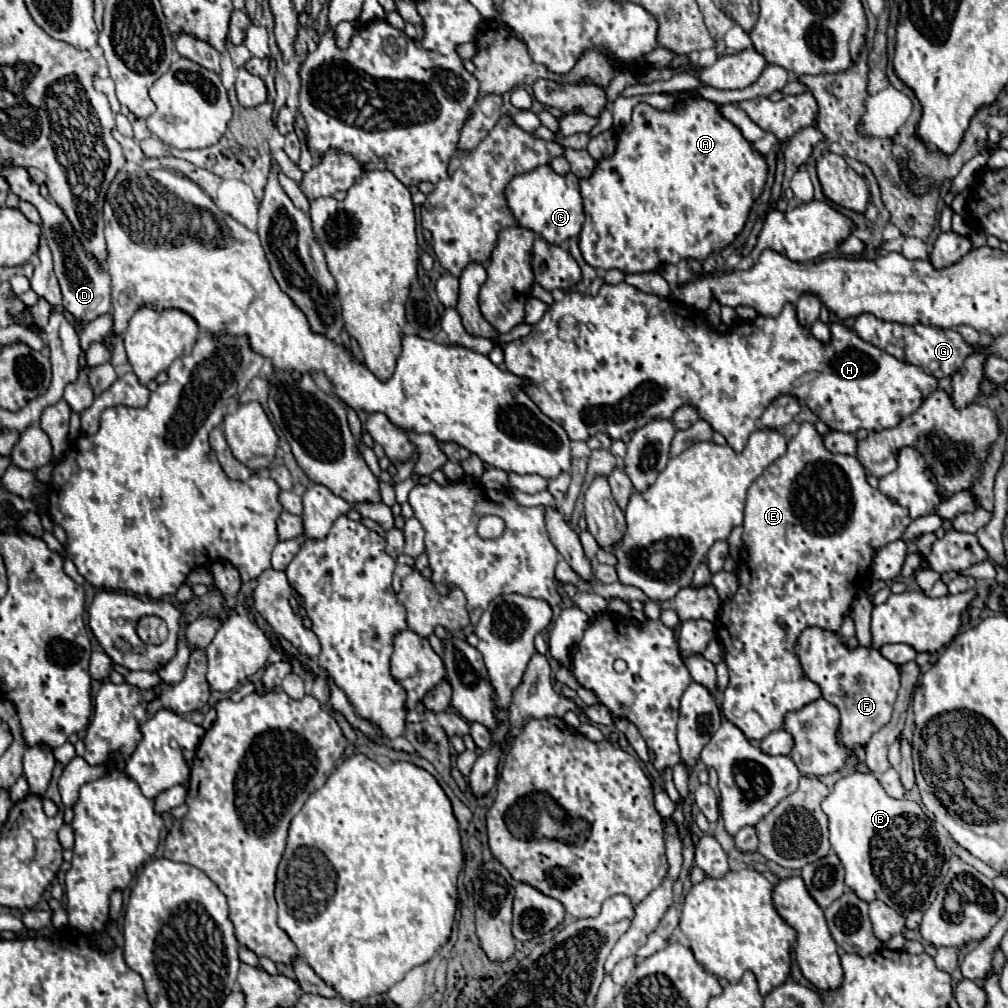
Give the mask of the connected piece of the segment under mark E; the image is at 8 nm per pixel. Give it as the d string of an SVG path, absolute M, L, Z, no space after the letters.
M803 422L801 430L797 436L793 436L787 444L787 452L775 460L747 490L747 502L745 502L745 522L743 522L743 564L749 568L751 580L739 580L739 588L733 594L733 598L725 604L721 616L715 622L717 628L717 638L721 642L721 646L725 646L725 664L729 668L729 684L722 694L722 711L724 716L729 720L733 720L733 724L749 738L749 740L763 740L767 734L783 728L785 722L785 714L789 712L797 712L801 710L805 704L821 698L821 690L819 684L811 682L799 662L799 656L795 652L795 642L799 638L799 634L807 628L807 626L819 626L823 630L839 630L843 618L849 614L851 602L855 600L855 596L865 588L867 584L867 572L871 566L871 558L873 552L893 540L899 540L901 534L905 532L905 528L911 524L911 518L907 516L907 510L903 510L901 506L889 502L877 488L869 486L865 480L865 470L861 466L861 462L855 456L847 456L847 454L833 454L823 446L823 436L815 430L815 426L811 422Z

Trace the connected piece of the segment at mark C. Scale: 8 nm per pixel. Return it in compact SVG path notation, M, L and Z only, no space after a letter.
M539 166L537 170L523 176L515 176L509 182L507 200L519 226L533 230L551 244L563 244L565 240L581 232L585 216L583 216L579 180L573 174L559 176L551 170L551 166Z

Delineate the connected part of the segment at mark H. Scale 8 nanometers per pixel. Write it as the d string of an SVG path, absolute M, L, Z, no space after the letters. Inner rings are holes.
M625 282L615 286L603 284L597 296L567 292L525 338L505 344L505 364L511 374L527 376L535 382L527 394L543 414L565 428L571 440L587 440L595 432L605 432L611 440L629 442L631 434L643 422L659 416L669 420L679 406L693 404L701 418L707 420L715 432L723 434L735 452L745 448L749 434L759 426L757 422L763 410L779 394L789 392L797 396L799 402L807 404L831 430L855 434L861 428L879 432L897 426L937 388L937 380L931 378L931 374L863 342L841 324L831 324L831 342L825 346L813 338L807 328L799 326L795 304L785 304L777 318L757 316L725 336L717 334L711 324L701 318L705 318L701 312L683 308L667 298L645 294ZM567 314L579 324L579 336L571 342L557 336L559 320Z

